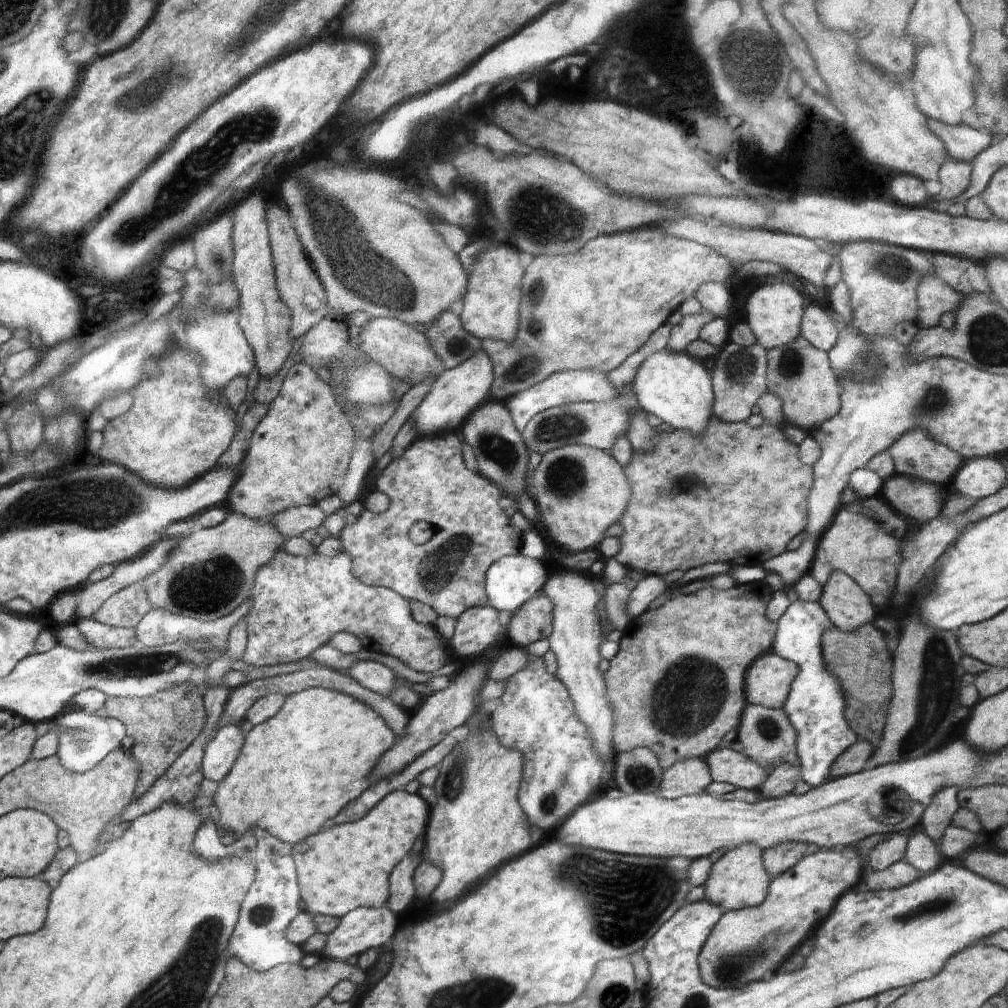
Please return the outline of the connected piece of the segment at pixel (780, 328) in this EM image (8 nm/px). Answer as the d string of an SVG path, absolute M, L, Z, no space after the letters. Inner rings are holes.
M776 282L776 284L764 284L760 288L754 288L750 292L745 304L745 318L752 334L768 351L770 348L778 348L792 344L801 334L802 318L804 312L804 298L790 286L784 282Z

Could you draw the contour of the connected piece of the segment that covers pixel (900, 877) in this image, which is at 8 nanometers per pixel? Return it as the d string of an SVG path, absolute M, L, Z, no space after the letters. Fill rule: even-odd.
M902 858L884 870L866 870L864 882L869 891L892 890L910 885L921 876L917 867L910 866L910 863Z

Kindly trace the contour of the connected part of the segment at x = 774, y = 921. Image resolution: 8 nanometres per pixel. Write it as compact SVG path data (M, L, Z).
M856 848L810 851L790 870L775 877L769 886L769 897L761 905L722 914L698 955L702 982L716 989L734 989L752 980L770 980L776 968L810 936L858 878L860 856Z

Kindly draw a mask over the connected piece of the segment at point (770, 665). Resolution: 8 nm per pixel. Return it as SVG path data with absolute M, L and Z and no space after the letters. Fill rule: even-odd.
M770 652L758 658L748 672L746 694L751 705L783 709L797 678L798 663Z

